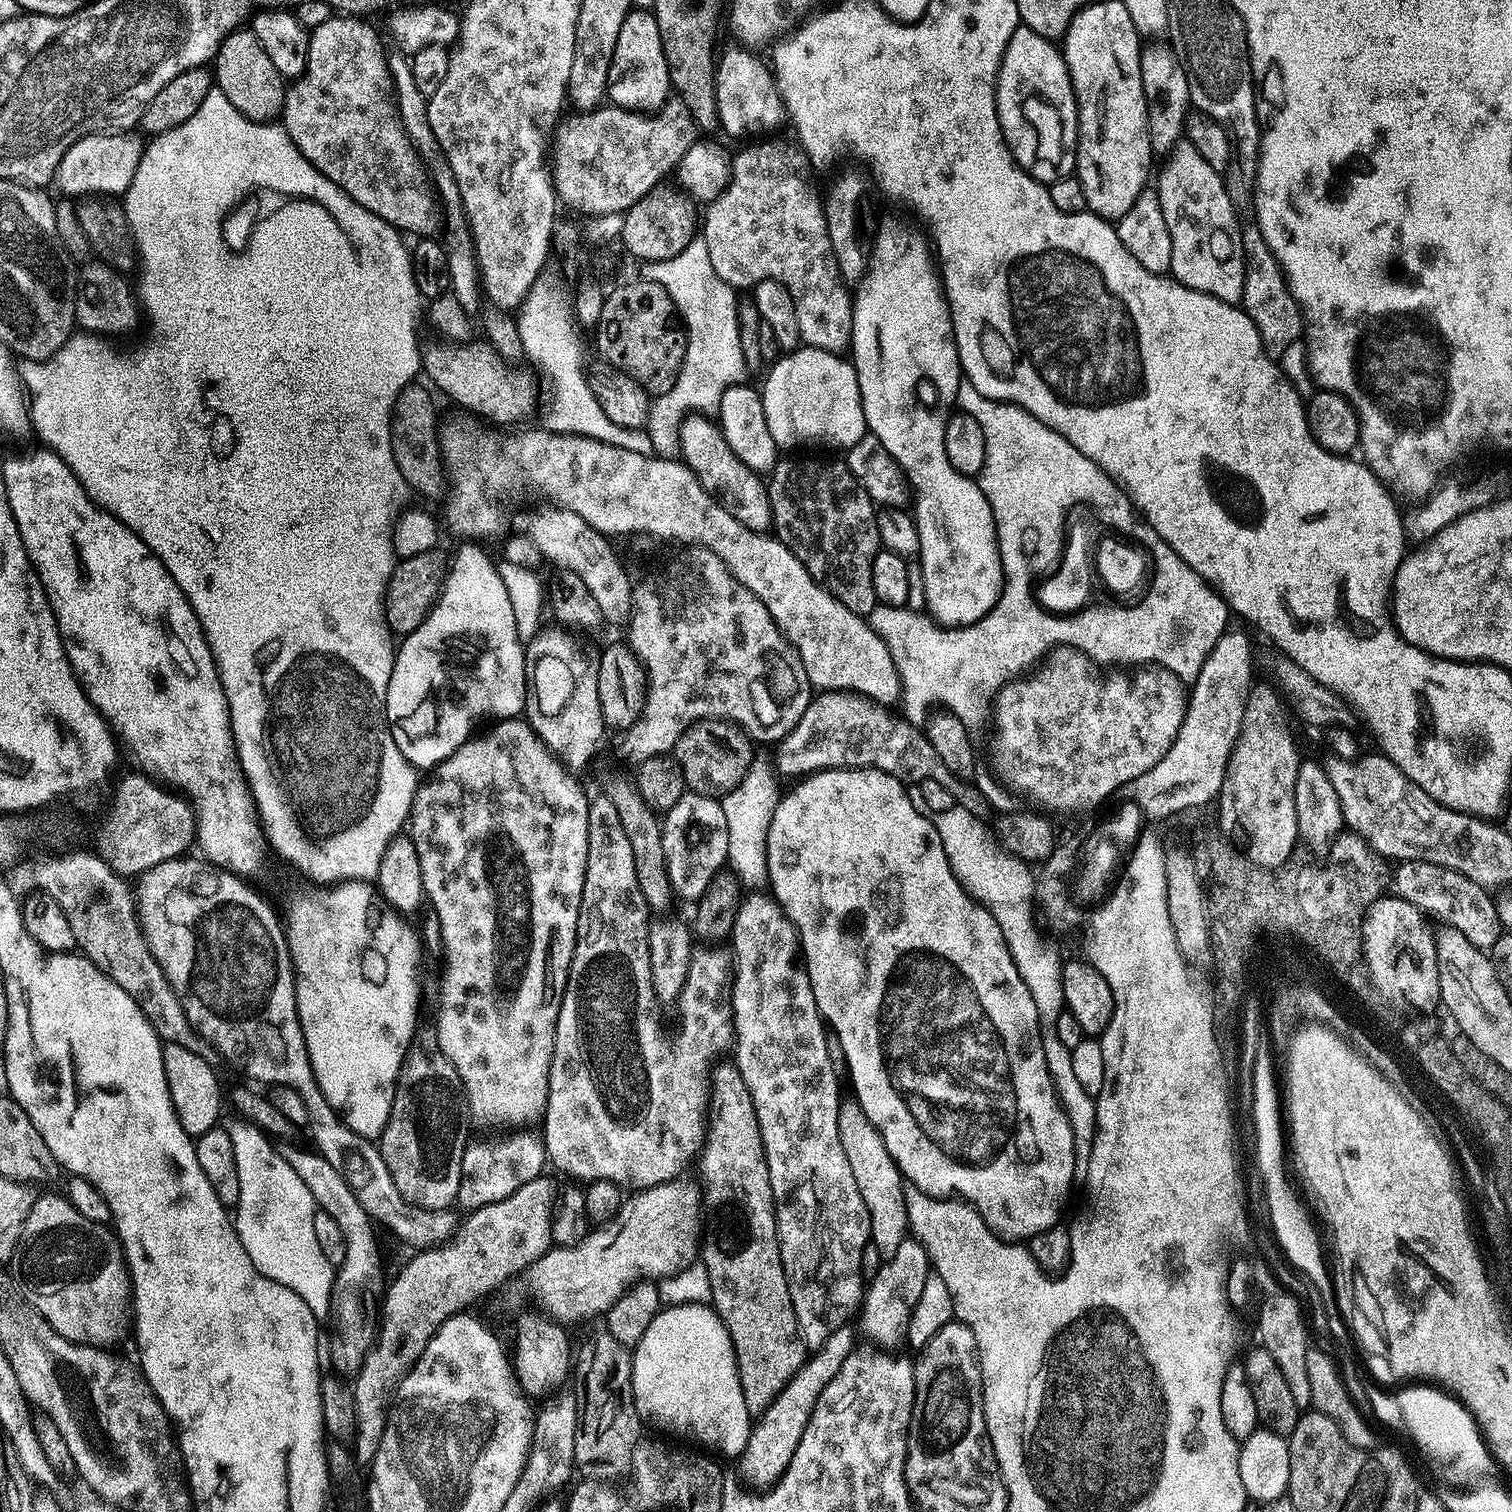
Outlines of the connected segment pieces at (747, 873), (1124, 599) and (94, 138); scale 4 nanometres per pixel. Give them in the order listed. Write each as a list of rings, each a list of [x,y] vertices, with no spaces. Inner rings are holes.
[[[759,762],[753,763],[745,774],[744,780],[719,799],[722,814],[726,814],[726,830],[728,831],[726,864],[739,883],[744,886],[746,884],[760,886],[768,879],[766,838],[770,830],[770,818],[774,818],[774,810],[782,795],[782,788],[776,785],[777,777],[771,771],[768,772],[764,772]]]
[[[967,378],[961,379],[960,389],[956,395],[956,403],[963,415],[974,418],[974,422],[978,422],[978,426],[982,426],[982,438],[986,438],[986,462],[980,471],[978,483],[986,494],[986,502],[990,504],[990,510],[994,516],[1001,570],[1003,572],[1003,588],[1000,591],[1000,597],[996,605],[981,620],[965,628],[946,628],[937,624],[931,615],[909,612],[906,607],[895,608],[885,604],[877,604],[876,609],[868,615],[866,618],[868,625],[880,635],[882,642],[886,642],[886,646],[890,650],[890,658],[894,658],[894,666],[900,675],[902,705],[904,704],[905,712],[903,715],[909,721],[916,722],[919,721],[920,708],[932,708],[935,704],[941,704],[941,709],[947,710],[960,719],[967,729],[975,730],[975,728],[980,728],[987,720],[989,723],[990,713],[994,708],[994,701],[997,699],[1002,686],[1008,684],[1013,678],[1027,673],[1024,671],[1035,660],[1042,659],[1044,655],[1047,657],[1053,651],[1051,648],[1055,644],[1064,644],[1060,646],[1067,646],[1069,649],[1083,654],[1088,660],[1095,662],[1097,665],[1100,663],[1159,666],[1163,671],[1175,677],[1177,681],[1185,682],[1184,680],[1187,680],[1187,682],[1193,682],[1196,680],[1199,671],[1202,670],[1203,663],[1207,660],[1207,656],[1214,650],[1215,643],[1218,642],[1220,636],[1223,635],[1230,624],[1228,623],[1230,609],[1228,603],[1220,596],[1220,593],[1212,585],[1207,584],[1194,569],[1186,566],[1186,562],[1182,562],[1182,558],[1178,558],[1178,554],[1174,554],[1172,547],[1148,525],[1147,520],[1138,515],[1136,509],[1132,507],[1132,501],[1128,499],[1127,494],[1122,491],[1120,485],[1113,482],[1093,460],[1086,458],[1086,454],[1082,454],[1082,450],[1070,446],[1070,442],[1066,438],[1062,438],[1062,434],[1058,434],[1054,430],[1050,430],[1050,426],[1038,422],[1038,418],[1034,418],[1019,404],[1006,404],[986,398]],[[1068,500],[1100,500],[1100,508],[1108,508],[1108,524],[1124,524],[1124,526],[1120,526],[1116,530],[1116,538],[1112,538],[1112,540],[1078,540],[1080,548],[1068,548],[1068,532],[1064,532],[1066,528],[1062,526],[1062,532],[1060,532],[1060,516],[1068,516]],[[1052,564],[1068,564],[1068,568],[1080,568],[1080,572],[1100,572],[1100,597],[1095,602],[1089,603],[1088,599],[1080,596],[1075,601],[1077,605],[1080,605],[1080,607],[1077,607],[1080,608],[1077,612],[1059,612],[1056,609],[1059,607],[1045,606],[1041,601],[1028,596],[1028,580],[1032,580],[1032,572],[1040,572],[1040,568],[1052,568]]]
[[[112,130],[107,134],[104,132],[91,132],[83,136],[66,154],[62,154],[62,162],[58,162],[54,177],[55,187],[60,187],[65,197],[68,198],[120,198],[128,191],[130,182],[134,178],[134,170],[140,161],[140,155],[144,152],[144,144],[139,135],[129,134],[124,130]]]

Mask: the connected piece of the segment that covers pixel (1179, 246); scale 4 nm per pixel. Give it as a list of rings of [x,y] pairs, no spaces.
[[[1181,142],[1167,155],[1168,162],[1160,174],[1160,181],[1155,181],[1154,190],[1162,206],[1162,218],[1166,218],[1166,230],[1170,230],[1170,262],[1171,275],[1179,284],[1198,290],[1202,294],[1210,294],[1227,304],[1239,305],[1244,298],[1244,251],[1242,250],[1241,217],[1236,207],[1230,202],[1230,194],[1224,185],[1224,176],[1198,154],[1192,144]]]

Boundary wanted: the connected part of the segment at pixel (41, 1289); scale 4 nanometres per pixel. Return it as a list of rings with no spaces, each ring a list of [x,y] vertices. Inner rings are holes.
[[[37,1195],[32,1209],[26,1214],[16,1251],[12,1253],[10,1268],[15,1279],[24,1283],[23,1291],[28,1295],[28,1304],[35,1308],[37,1314],[58,1334],[62,1334],[62,1338],[70,1342],[110,1346],[108,1344],[123,1334],[124,1323],[127,1320],[129,1323],[130,1281],[120,1241],[116,1239],[115,1231],[108,1224],[95,1224],[90,1222],[90,1218],[82,1218],[82,1214],[74,1210],[67,1195]]]

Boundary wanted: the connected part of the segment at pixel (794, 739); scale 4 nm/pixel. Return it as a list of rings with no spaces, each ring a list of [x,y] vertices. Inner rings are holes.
[[[823,692],[813,695],[802,718],[775,745],[777,777],[803,778],[826,768],[880,768],[903,780],[905,785],[919,786],[918,772],[928,768],[946,771],[927,735],[912,722],[891,720],[885,707],[852,692]]]

